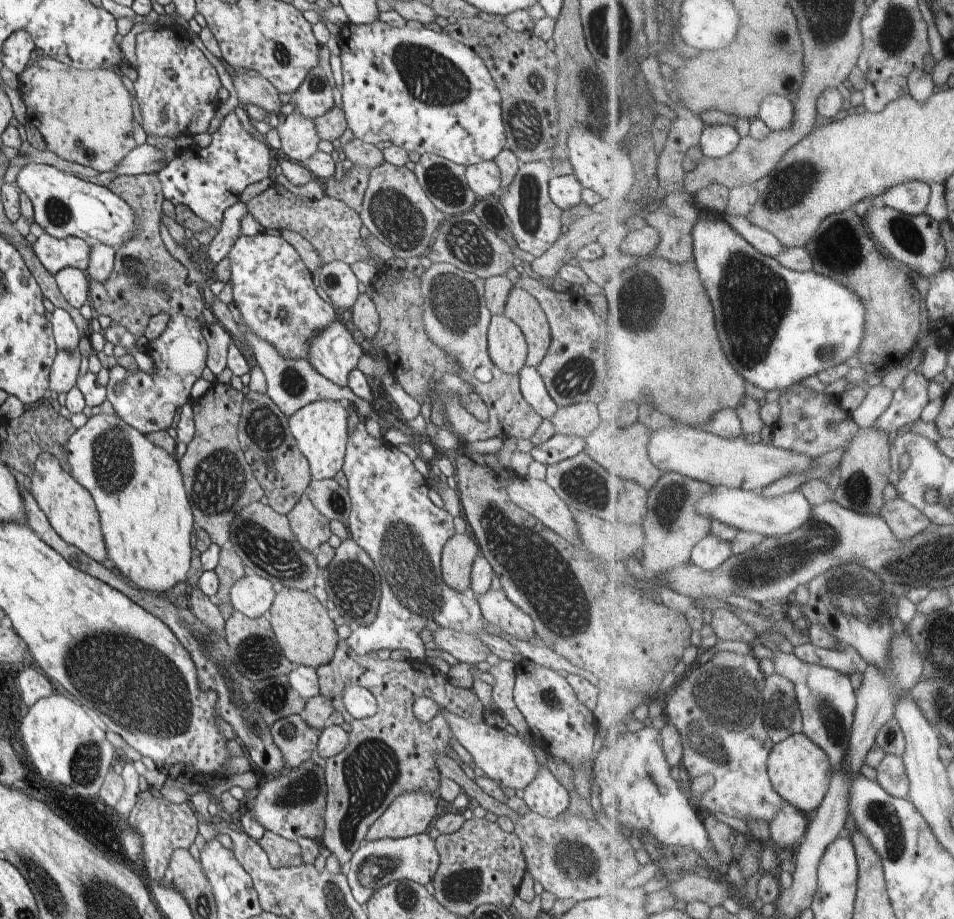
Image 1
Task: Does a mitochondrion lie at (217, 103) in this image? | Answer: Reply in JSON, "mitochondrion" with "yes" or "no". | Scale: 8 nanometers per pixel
{"mitochondrion":"no"}

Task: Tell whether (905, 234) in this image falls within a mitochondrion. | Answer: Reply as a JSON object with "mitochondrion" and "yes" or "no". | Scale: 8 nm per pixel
{"mitochondrion":"yes"}

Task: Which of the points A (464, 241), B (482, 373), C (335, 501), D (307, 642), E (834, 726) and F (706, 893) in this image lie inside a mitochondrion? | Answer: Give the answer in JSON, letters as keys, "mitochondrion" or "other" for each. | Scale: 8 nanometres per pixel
{"A":"mitochondrion","B":"other","C":"mitochondrion","D":"other","E":"mitochondrion","F":"other"}

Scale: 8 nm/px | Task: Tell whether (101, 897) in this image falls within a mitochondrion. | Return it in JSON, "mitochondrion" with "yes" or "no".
{"mitochondrion":"yes"}

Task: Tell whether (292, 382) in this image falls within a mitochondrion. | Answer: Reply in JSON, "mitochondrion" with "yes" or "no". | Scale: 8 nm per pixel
{"mitochondrion":"yes"}

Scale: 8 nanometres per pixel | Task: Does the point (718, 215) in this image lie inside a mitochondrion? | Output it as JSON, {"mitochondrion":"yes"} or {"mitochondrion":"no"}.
{"mitochondrion":"no"}

